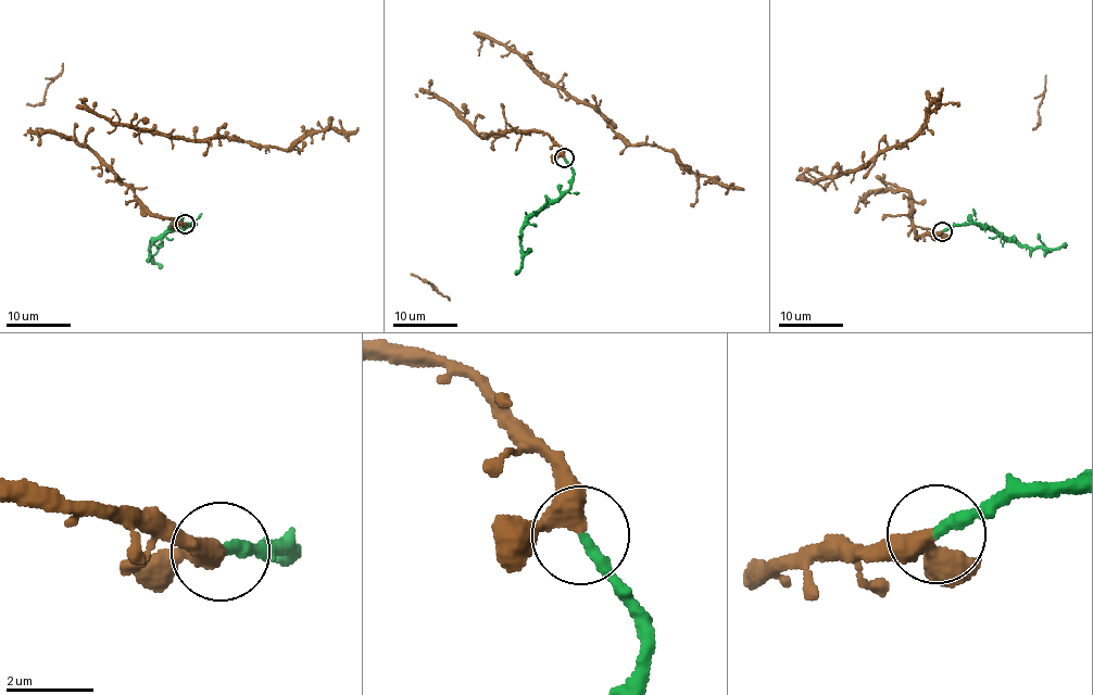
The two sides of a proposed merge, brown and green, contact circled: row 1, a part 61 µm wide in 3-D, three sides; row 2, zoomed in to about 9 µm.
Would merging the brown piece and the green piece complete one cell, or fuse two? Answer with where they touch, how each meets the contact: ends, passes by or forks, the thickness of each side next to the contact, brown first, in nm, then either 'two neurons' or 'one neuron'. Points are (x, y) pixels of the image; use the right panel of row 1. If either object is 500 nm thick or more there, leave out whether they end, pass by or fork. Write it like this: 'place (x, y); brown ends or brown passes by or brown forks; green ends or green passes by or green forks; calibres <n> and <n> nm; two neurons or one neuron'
place (942, 231); brown passes by; green ends; calibres 360 and 280 nm; one neuron

